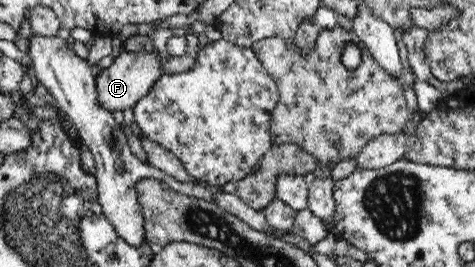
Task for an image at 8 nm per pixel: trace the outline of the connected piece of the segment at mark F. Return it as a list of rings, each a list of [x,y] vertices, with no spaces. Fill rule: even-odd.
[[[155,49],[152,54],[143,52],[123,51],[106,68],[100,70],[95,75],[96,82],[96,101],[108,112],[123,112],[128,108],[134,108],[134,105],[144,98],[152,88],[152,84],[158,81],[162,76],[159,67],[158,50]]]

